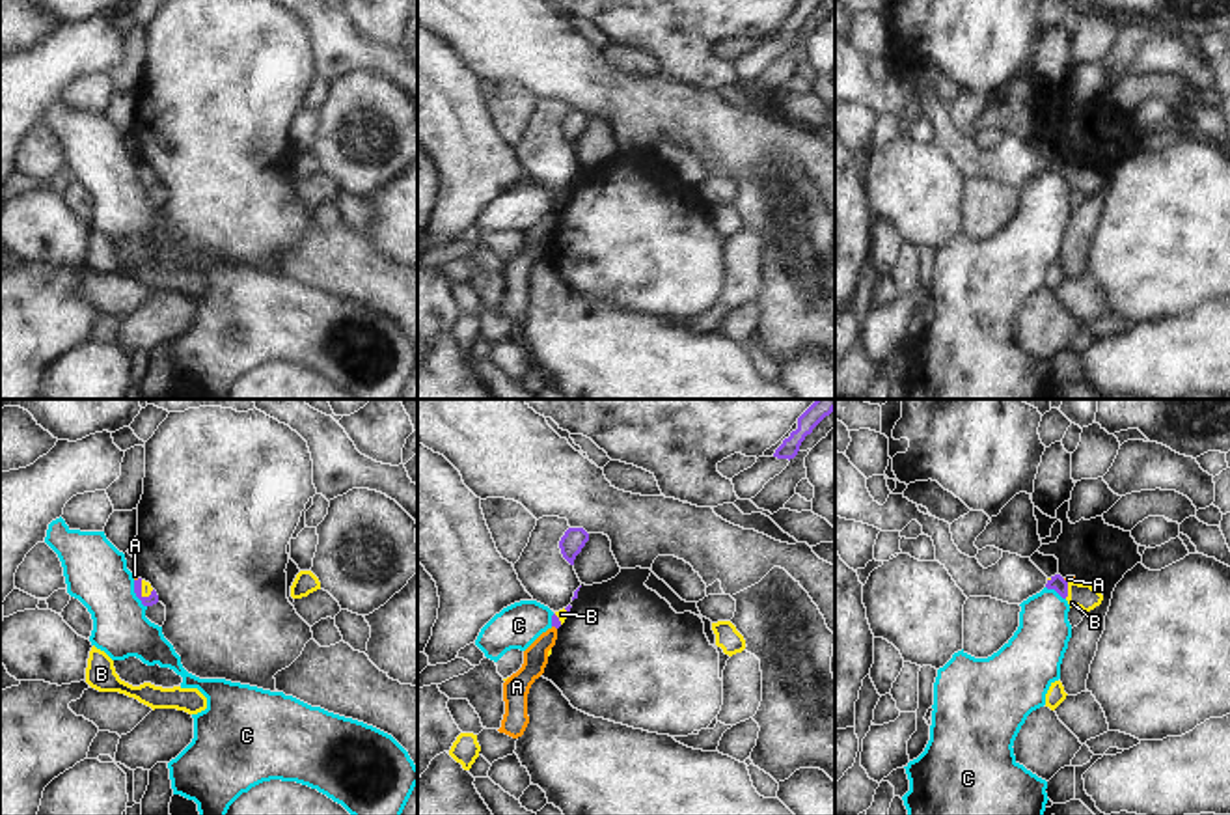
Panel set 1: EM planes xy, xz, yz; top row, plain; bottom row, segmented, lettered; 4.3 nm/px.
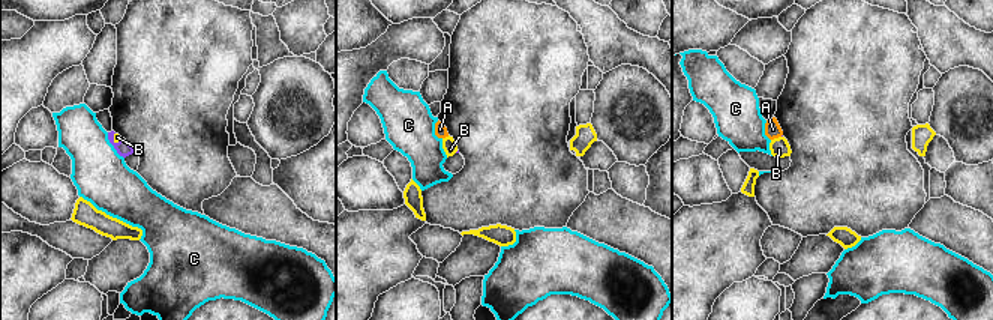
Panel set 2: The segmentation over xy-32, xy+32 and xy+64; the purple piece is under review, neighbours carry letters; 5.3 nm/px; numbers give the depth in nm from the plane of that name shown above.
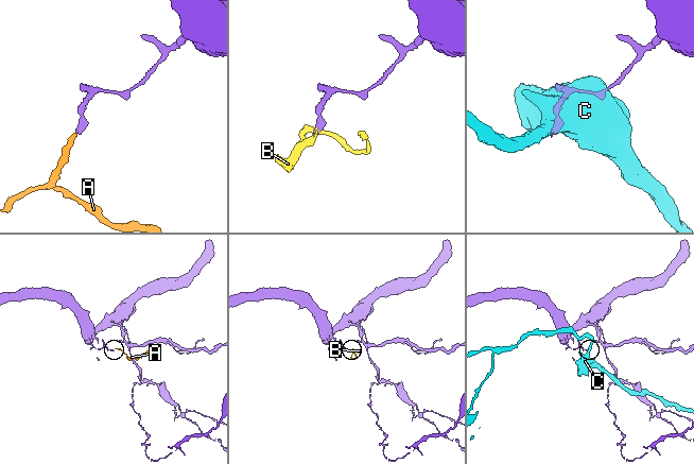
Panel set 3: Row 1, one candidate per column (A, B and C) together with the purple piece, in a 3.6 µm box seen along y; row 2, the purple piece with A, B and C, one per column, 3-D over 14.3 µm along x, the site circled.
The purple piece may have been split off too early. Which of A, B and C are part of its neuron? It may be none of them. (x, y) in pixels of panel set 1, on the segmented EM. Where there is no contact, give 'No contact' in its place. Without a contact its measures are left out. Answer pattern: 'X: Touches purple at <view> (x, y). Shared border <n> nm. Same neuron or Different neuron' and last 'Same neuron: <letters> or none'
A: Touches purple at xz (554, 625). Shared border 30 nm. Different neuron
B: Touches purple at yz (1066, 590). Shared border 70 nm. Same neuron
C: Touches purple at xy (135, 592). Shared border 130 nm. Different neuron
Same neuron: B

